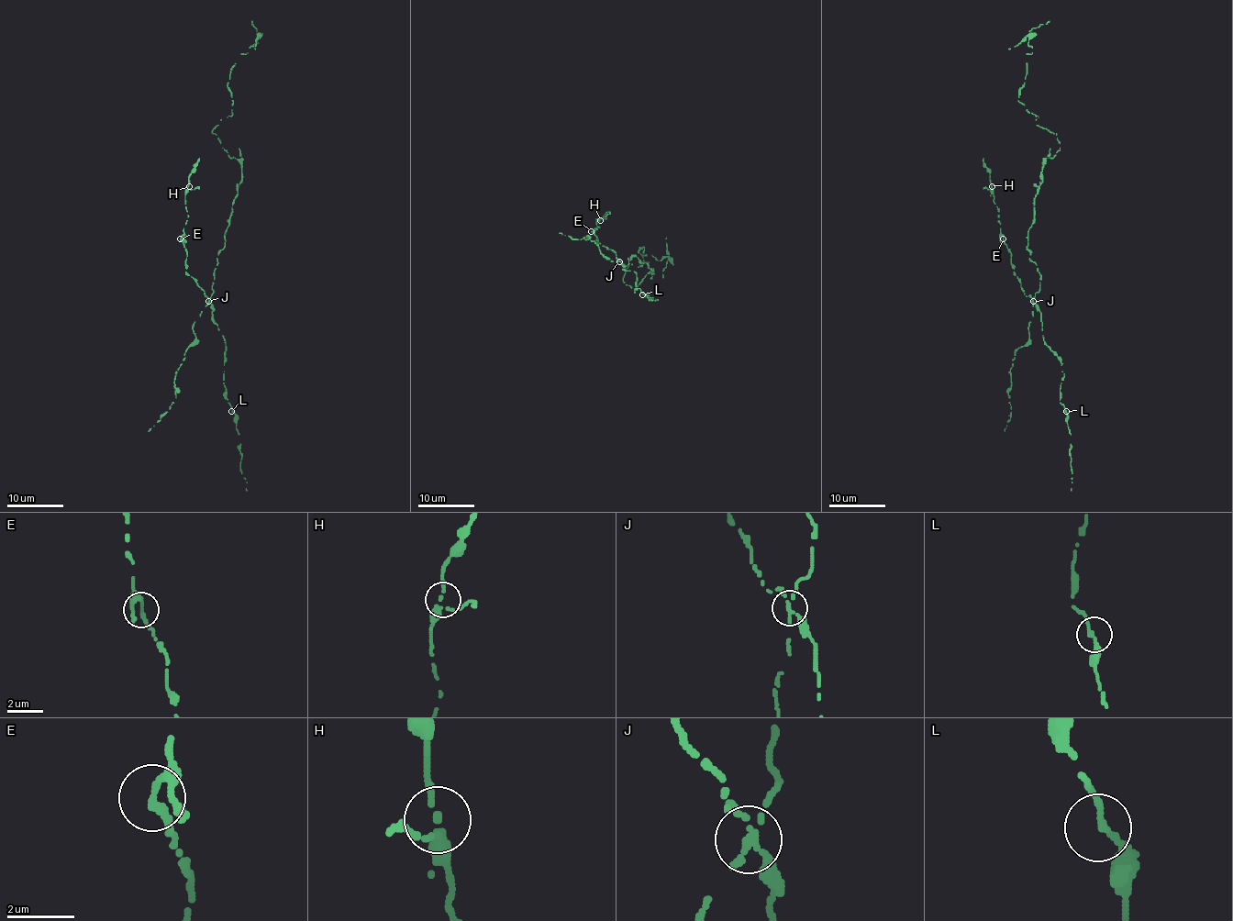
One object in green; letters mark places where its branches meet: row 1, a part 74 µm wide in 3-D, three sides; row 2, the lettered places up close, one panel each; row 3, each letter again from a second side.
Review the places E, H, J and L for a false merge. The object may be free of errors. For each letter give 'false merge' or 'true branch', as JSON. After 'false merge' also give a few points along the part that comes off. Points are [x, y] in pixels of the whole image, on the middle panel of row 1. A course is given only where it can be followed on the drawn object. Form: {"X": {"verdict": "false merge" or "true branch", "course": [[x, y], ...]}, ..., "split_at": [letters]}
{"E": {"verdict": "true branch"}, "H": {"verdict": "true branch"}, "J": {"verdict": "false merge", "course": [[619, 260], [626, 270], [635, 255], [652, 271], [635, 288], [622, 278], [644, 247], [668, 257], [663, 278]]}, "L": {"verdict": "true branch"}, "split_at": ["J"]}

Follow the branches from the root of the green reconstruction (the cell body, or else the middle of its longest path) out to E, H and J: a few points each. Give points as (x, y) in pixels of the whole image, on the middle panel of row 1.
E: (638, 258), (628, 258), (628, 265), (622, 268), (616, 252), (597, 242), (591, 231)
H: (638, 258), (628, 258), (622, 268), (616, 252), (597, 242), (591, 231), (600, 220)
J: (638, 258), (635, 255), (628, 258), (626, 270), (619, 260)

